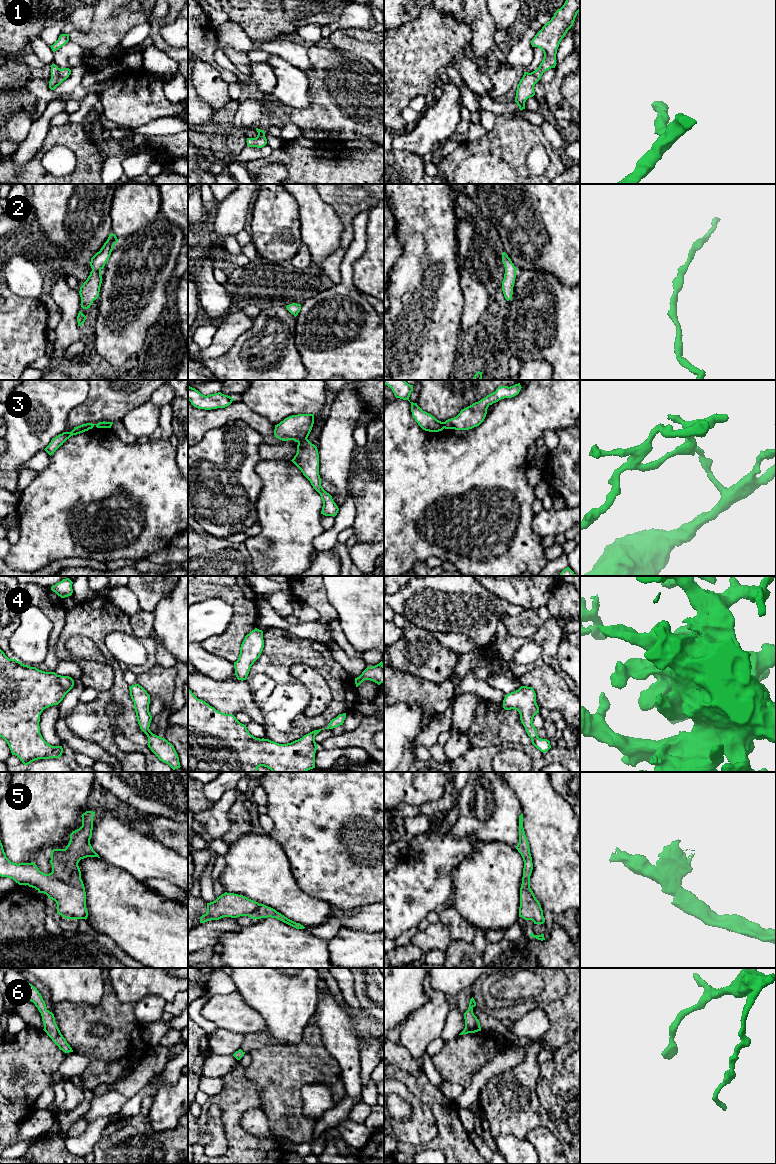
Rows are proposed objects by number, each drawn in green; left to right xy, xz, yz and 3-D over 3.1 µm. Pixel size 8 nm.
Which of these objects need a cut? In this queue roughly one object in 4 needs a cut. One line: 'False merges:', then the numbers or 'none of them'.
False merges: 3

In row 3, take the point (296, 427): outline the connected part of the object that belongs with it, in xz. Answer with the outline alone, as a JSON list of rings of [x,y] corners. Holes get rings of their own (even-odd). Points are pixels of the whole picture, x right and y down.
[[[298,414],[275,425],[274,435],[282,441],[300,442],[308,438],[314,424],[314,414]]]

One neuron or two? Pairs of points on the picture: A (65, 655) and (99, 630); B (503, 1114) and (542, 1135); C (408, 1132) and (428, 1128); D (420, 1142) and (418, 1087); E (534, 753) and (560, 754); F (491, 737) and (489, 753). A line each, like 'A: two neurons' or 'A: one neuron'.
A: one neuron
B: two neurons
C: one neuron
D: two neurons
E: one neuron
F: two neurons

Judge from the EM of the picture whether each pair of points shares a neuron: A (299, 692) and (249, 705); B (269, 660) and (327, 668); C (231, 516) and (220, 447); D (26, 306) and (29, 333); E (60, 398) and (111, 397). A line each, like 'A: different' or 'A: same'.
A: different
B: same
C: same
D: same
E: different

